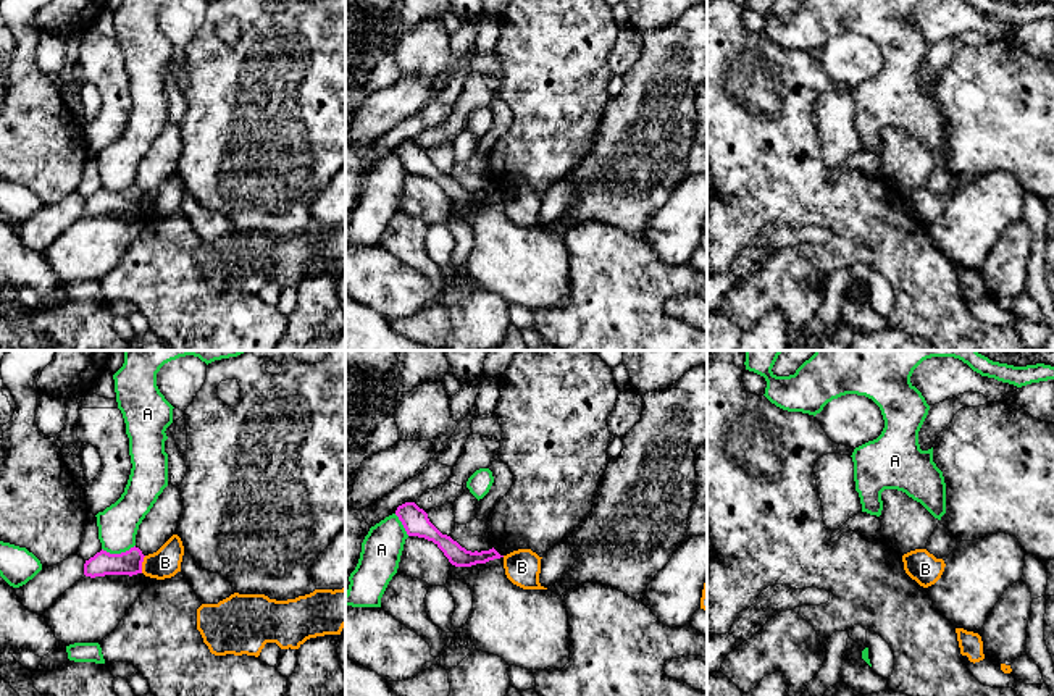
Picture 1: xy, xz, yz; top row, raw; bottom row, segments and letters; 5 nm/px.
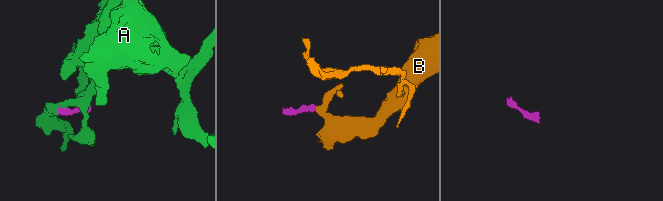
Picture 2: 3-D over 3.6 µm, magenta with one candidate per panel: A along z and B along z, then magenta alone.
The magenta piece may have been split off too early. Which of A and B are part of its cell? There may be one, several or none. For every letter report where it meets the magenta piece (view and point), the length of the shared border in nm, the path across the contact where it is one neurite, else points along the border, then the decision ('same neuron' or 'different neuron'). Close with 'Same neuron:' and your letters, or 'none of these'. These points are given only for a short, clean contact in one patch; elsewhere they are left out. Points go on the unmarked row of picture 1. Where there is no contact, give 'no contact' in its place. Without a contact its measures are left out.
A: contact xy (118, 192); length 170 nm; different neuron
B: contact xy (141, 202); length 90 nm; border xy (146, 194), (141, 210); different neuron
Same neuron: none of these

